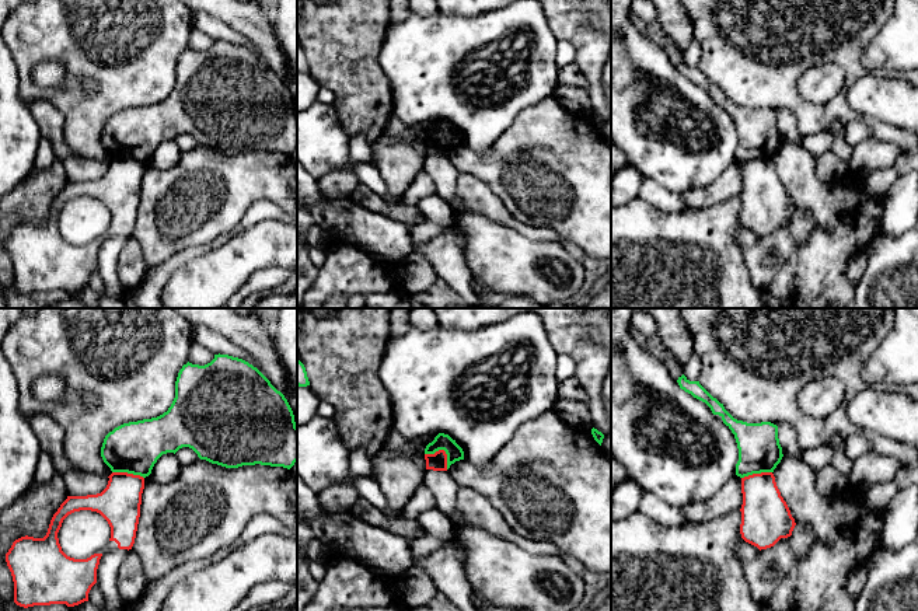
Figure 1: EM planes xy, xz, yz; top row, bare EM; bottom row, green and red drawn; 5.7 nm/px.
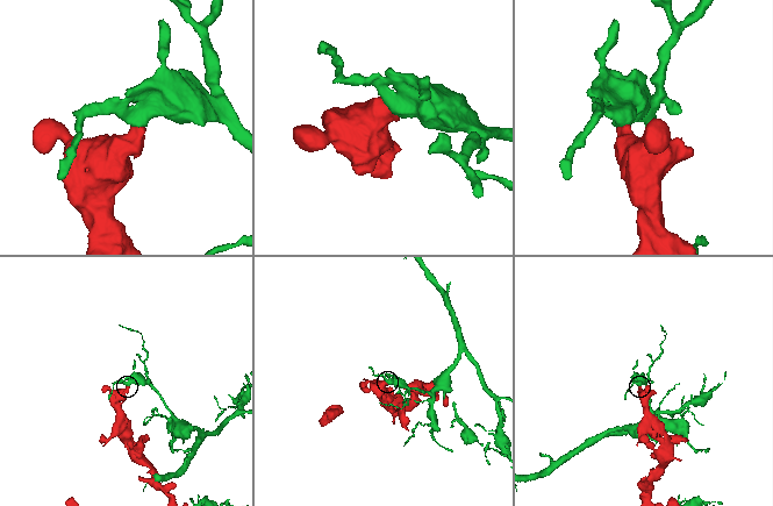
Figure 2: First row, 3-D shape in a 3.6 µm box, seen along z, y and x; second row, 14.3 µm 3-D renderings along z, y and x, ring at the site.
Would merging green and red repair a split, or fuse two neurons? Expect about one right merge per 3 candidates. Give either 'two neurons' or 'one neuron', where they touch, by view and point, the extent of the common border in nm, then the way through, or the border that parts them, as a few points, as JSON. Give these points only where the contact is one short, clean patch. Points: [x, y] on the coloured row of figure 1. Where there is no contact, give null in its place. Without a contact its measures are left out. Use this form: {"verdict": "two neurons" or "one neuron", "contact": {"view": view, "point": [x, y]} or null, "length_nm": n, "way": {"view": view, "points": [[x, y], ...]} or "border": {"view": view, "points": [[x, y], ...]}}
{"verdict": "two neurons", "contact": {"view": "xz", "point": [443, 449]}, "length_nm": 160, "border": {"view": "xz", "points": [[425, 453], [443, 450], [447, 468]]}}

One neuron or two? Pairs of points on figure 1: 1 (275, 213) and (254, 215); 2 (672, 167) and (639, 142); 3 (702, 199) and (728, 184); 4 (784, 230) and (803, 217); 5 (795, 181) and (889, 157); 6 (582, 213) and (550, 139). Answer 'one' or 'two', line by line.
1: one
2: one
3: one
4: two
5: two
6: one

